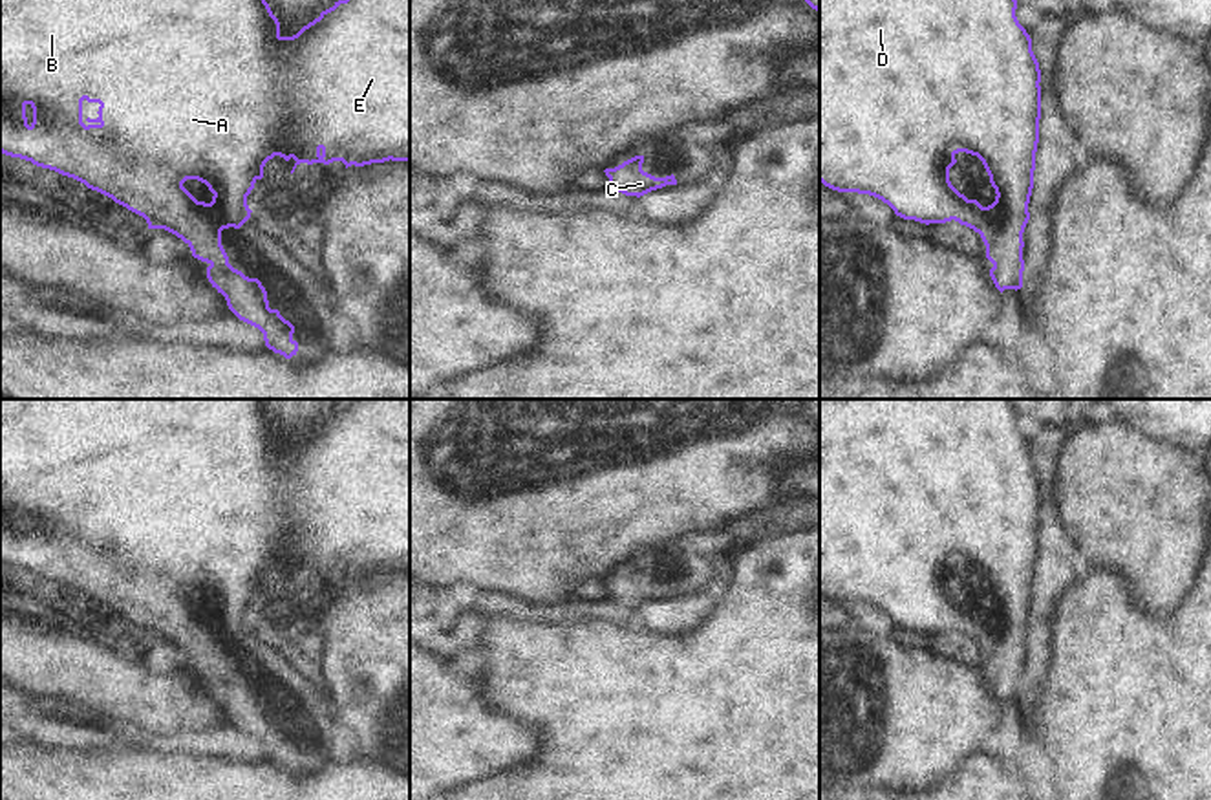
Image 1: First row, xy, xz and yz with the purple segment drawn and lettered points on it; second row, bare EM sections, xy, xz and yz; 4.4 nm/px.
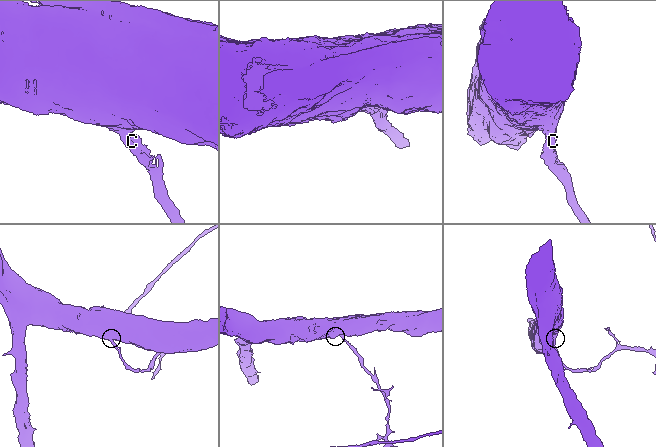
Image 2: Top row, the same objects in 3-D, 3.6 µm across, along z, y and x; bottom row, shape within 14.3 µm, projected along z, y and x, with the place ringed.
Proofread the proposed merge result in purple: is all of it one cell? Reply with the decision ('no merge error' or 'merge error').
no merge error

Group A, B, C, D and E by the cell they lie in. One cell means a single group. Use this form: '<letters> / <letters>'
A B C D E

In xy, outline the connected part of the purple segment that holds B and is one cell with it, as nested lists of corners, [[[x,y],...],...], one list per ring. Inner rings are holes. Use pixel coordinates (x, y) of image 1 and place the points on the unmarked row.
[[[0,399],[0,562],[11,568],[20,568],[26,571],[31,571],[37,577],[55,580],[62,586],[73,588],[80,593],[84,593],[88,599],[97,600],[108,608],[112,608],[115,613],[126,617],[128,621],[143,626],[148,633],[148,639],[165,639],[177,648],[181,648],[192,661],[192,666],[207,672],[207,688],[212,694],[212,697],[218,699],[227,710],[229,719],[243,732],[258,738],[263,743],[265,756],[273,760],[274,763],[284,765],[285,769],[291,769],[298,762],[298,752],[293,749],[295,736],[285,730],[278,719],[269,718],[267,701],[262,696],[258,688],[249,688],[241,681],[234,679],[229,674],[229,666],[221,655],[221,641],[234,637],[240,639],[249,628],[251,619],[247,615],[247,606],[254,599],[254,593],[263,588],[263,577],[269,569],[274,566],[284,568],[289,571],[291,568],[296,571],[291,584],[300,573],[324,573],[329,575],[333,571],[342,571],[348,577],[364,577],[371,573],[384,573],[384,571],[410,571],[410,399],[353,399],[346,410],[335,412],[333,417],[320,423],[318,428],[304,436],[296,445],[293,447],[282,447],[280,445],[280,432],[273,425],[269,414],[263,408],[263,399]],[[82,511],[88,513],[99,513],[99,527],[97,529],[86,529],[90,535],[86,536],[82,531]],[[187,589],[198,589],[209,597],[209,600],[214,604],[210,613],[198,611],[185,597],[183,593]]]

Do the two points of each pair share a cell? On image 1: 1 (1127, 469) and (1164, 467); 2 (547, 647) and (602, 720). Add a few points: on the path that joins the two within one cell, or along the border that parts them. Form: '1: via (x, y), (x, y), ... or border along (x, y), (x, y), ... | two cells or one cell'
1: via (1136, 469), (1155, 469) | one cell
2: via (562, 665), (599, 702) | one cell

